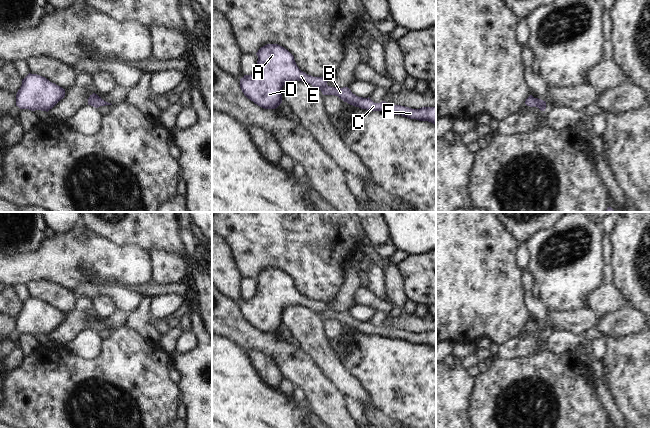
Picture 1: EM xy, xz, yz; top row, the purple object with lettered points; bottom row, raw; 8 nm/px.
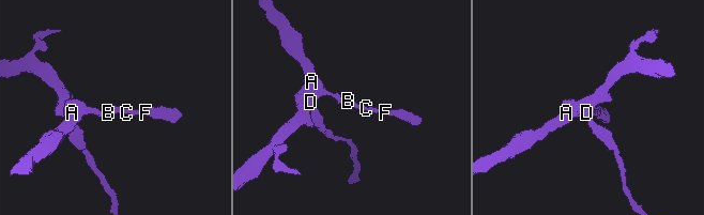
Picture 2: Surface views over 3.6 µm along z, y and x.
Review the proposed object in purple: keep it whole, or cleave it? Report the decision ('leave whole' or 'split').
leave whole

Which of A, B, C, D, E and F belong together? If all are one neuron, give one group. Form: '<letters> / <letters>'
A B C D E F

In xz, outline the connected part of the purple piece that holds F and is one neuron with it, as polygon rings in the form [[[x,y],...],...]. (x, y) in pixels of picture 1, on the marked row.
[[[267,44],[256,53],[257,67],[253,74],[240,79],[244,95],[264,109],[276,109],[282,103],[282,88],[291,81],[302,81],[320,89],[323,95],[335,95],[350,105],[369,111],[382,111],[409,119],[428,121],[436,125],[436,107],[412,109],[382,101],[374,103],[369,97],[358,97],[348,87],[334,88],[323,77],[313,77],[301,71],[294,56],[278,44]]]

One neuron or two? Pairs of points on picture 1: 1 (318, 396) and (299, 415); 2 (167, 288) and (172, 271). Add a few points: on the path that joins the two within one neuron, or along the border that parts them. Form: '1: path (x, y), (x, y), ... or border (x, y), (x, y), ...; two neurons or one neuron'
1: border (305, 399), (310, 410); two neurons
2: border (151, 278), (158, 283), (180, 282); two neurons

